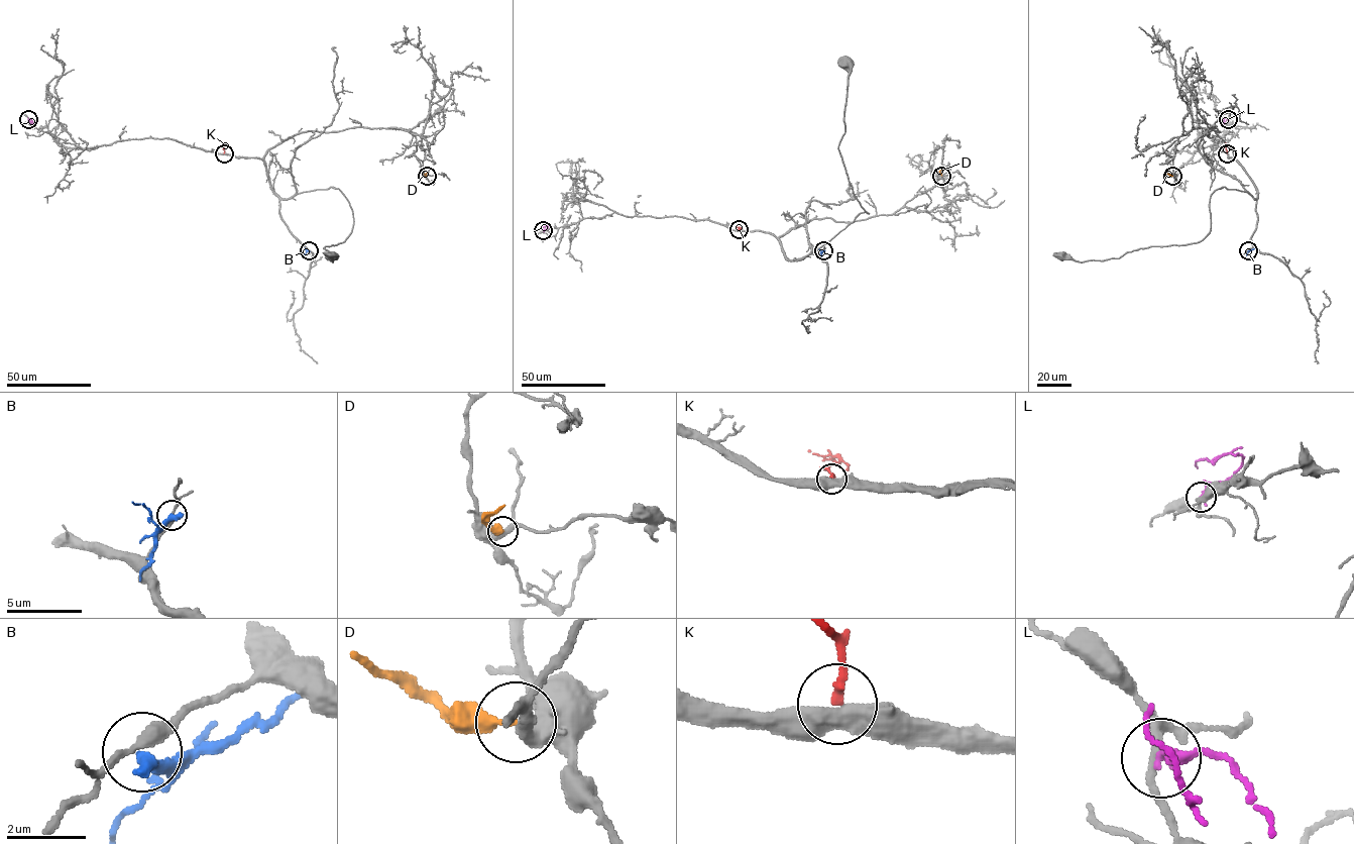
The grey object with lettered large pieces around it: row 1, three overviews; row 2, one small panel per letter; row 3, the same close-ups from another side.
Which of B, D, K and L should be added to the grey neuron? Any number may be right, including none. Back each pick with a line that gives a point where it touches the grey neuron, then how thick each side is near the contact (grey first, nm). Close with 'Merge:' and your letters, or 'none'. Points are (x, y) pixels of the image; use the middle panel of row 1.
Merge: none

